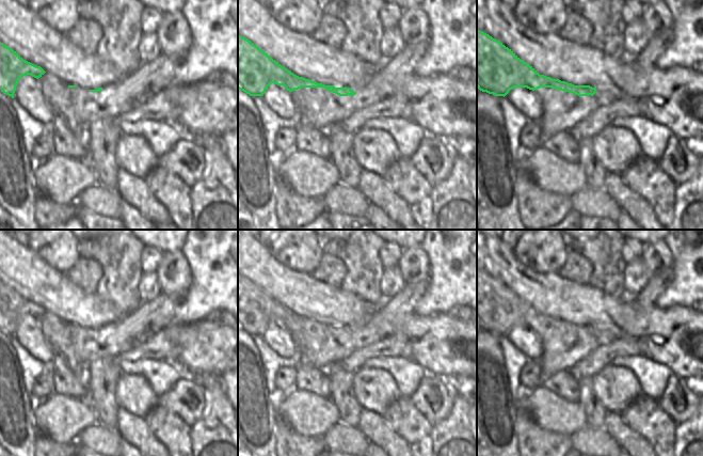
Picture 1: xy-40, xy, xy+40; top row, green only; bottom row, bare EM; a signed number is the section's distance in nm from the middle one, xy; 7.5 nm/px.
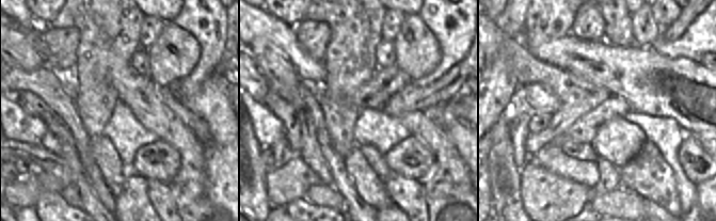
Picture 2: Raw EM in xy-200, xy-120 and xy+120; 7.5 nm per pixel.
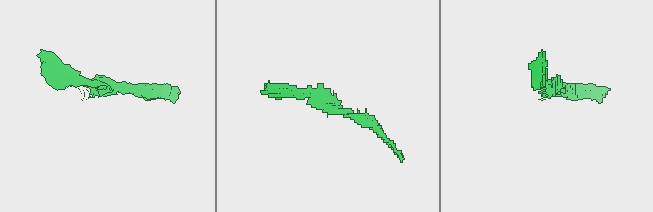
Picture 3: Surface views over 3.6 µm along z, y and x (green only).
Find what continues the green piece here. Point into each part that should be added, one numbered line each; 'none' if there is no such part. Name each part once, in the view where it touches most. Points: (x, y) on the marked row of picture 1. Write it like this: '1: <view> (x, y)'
1: xy-40 (28, 94)

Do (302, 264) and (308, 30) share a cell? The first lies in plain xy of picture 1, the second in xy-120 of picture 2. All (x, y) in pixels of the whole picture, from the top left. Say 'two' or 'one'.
two

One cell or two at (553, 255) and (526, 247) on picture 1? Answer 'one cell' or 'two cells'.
one cell

